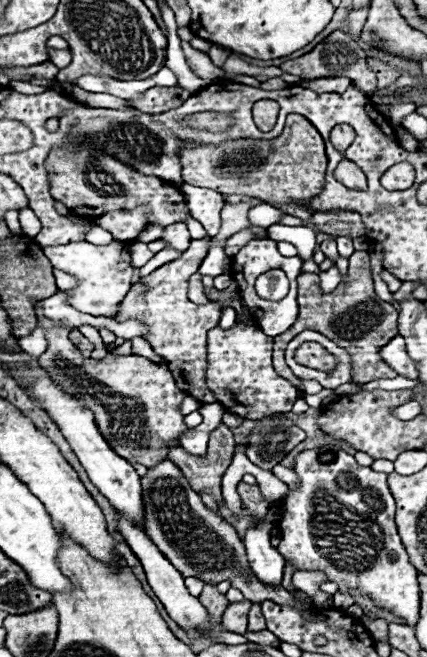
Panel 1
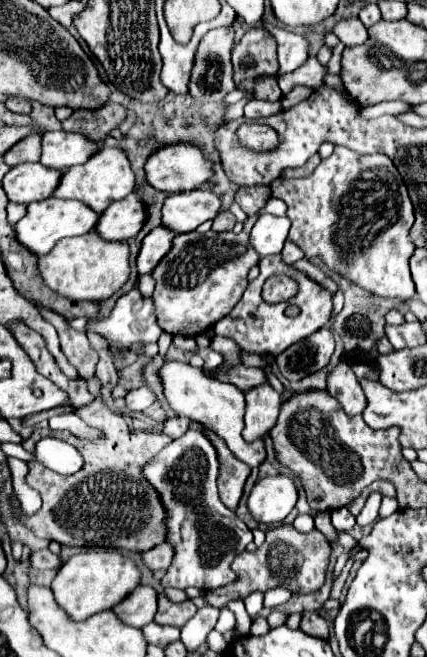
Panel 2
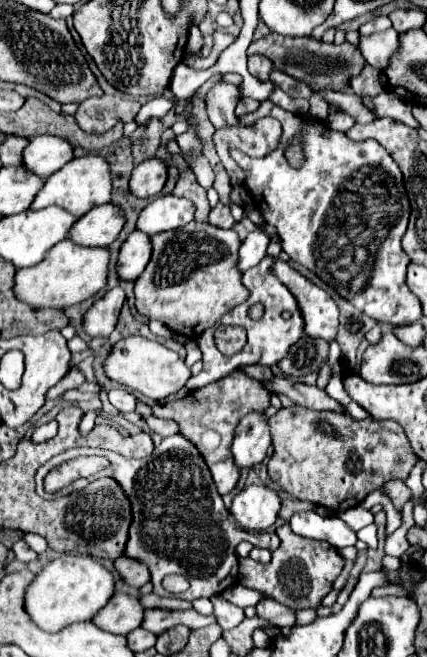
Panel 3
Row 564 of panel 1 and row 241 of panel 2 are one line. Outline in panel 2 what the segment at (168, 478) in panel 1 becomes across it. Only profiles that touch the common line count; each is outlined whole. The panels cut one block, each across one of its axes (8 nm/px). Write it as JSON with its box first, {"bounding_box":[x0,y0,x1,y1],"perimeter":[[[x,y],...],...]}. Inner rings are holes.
{"bounding_box":[152,230,260,338],"perimeter":[[[210,230],[206,236],[198,232],[178,234],[172,252],[168,252],[168,256],[164,256],[164,260],[160,260],[152,272],[156,280],[152,298],[160,328],[168,334],[192,338],[212,328],[236,306],[248,284],[246,274],[258,264],[258,260],[260,256],[252,248],[246,232],[214,234]]]}

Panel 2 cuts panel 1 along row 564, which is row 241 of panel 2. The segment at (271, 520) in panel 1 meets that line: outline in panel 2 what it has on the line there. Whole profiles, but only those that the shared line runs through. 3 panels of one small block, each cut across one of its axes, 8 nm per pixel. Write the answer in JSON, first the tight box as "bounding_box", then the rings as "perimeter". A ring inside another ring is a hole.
{"bounding_box":[250,214,290,256],"perimeter":[[[260,214],[252,234],[250,234],[250,244],[260,256],[270,256],[270,254],[280,254],[282,246],[286,242],[290,230],[290,220],[288,218],[278,218],[270,214]]]}

